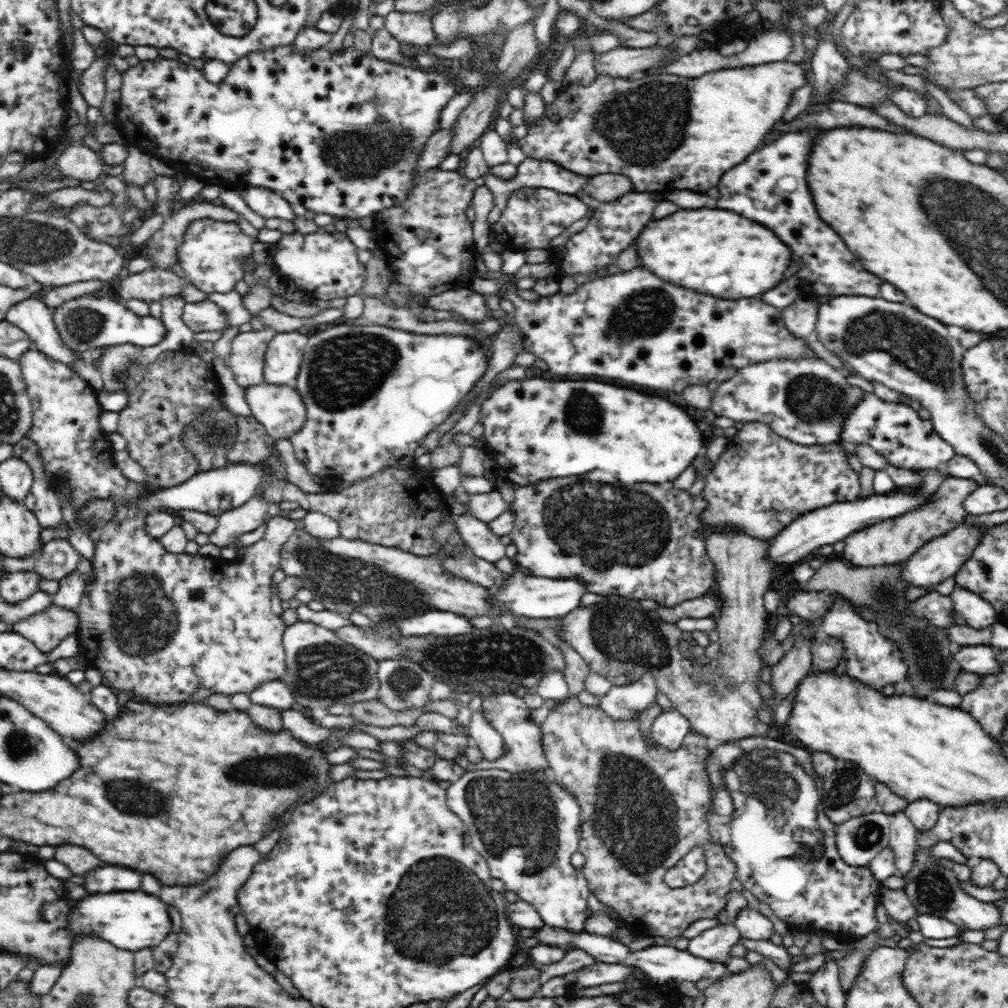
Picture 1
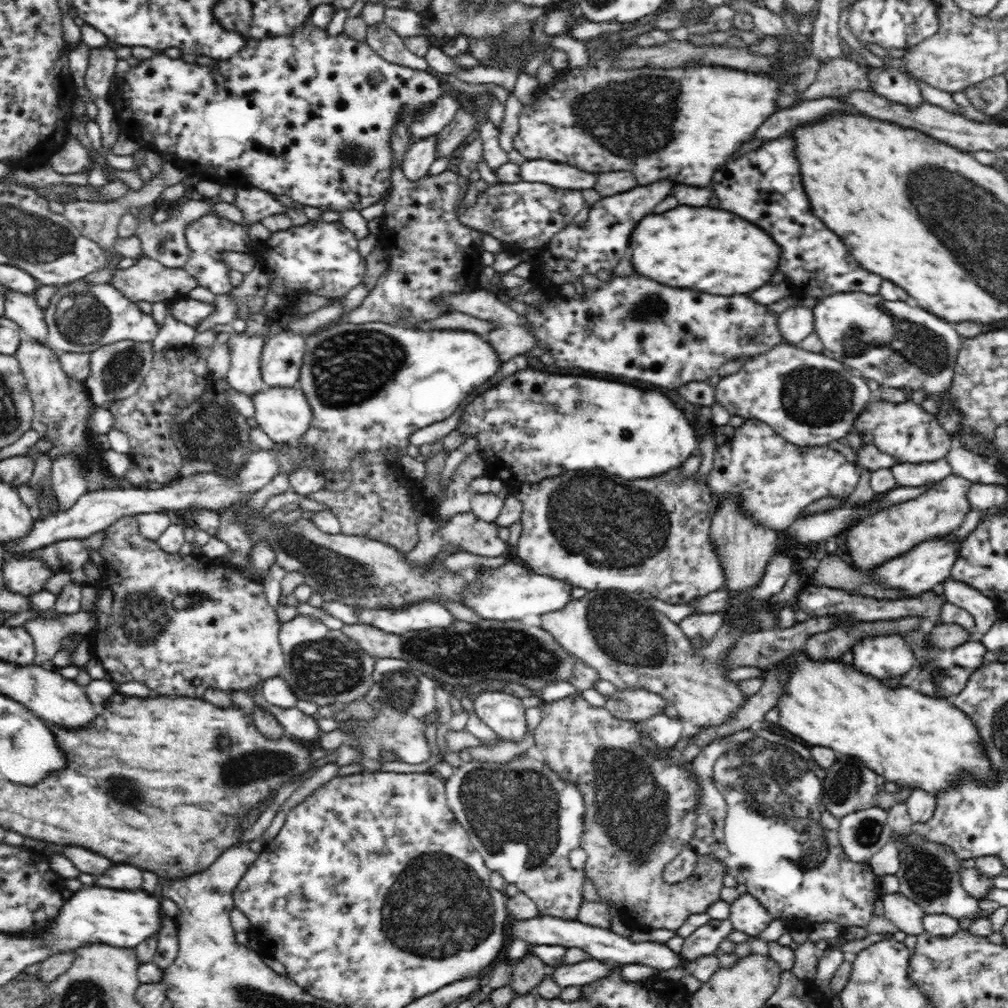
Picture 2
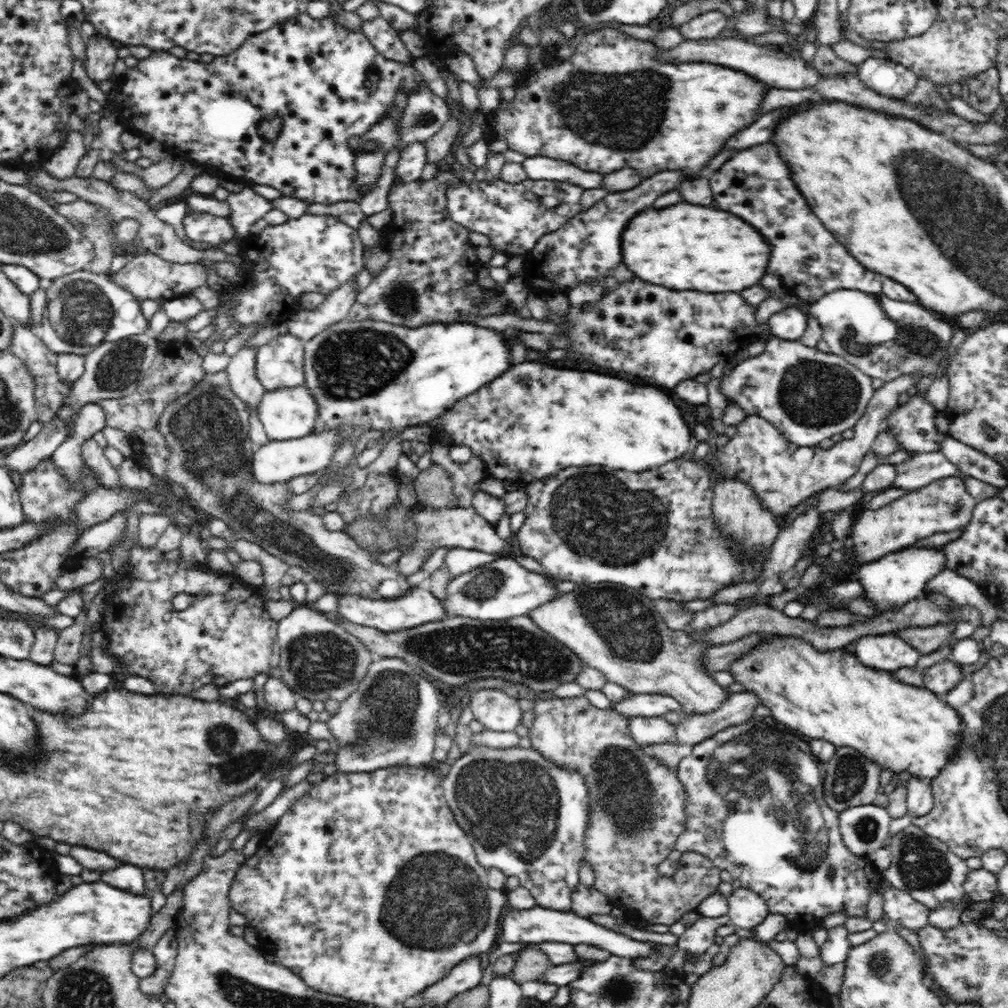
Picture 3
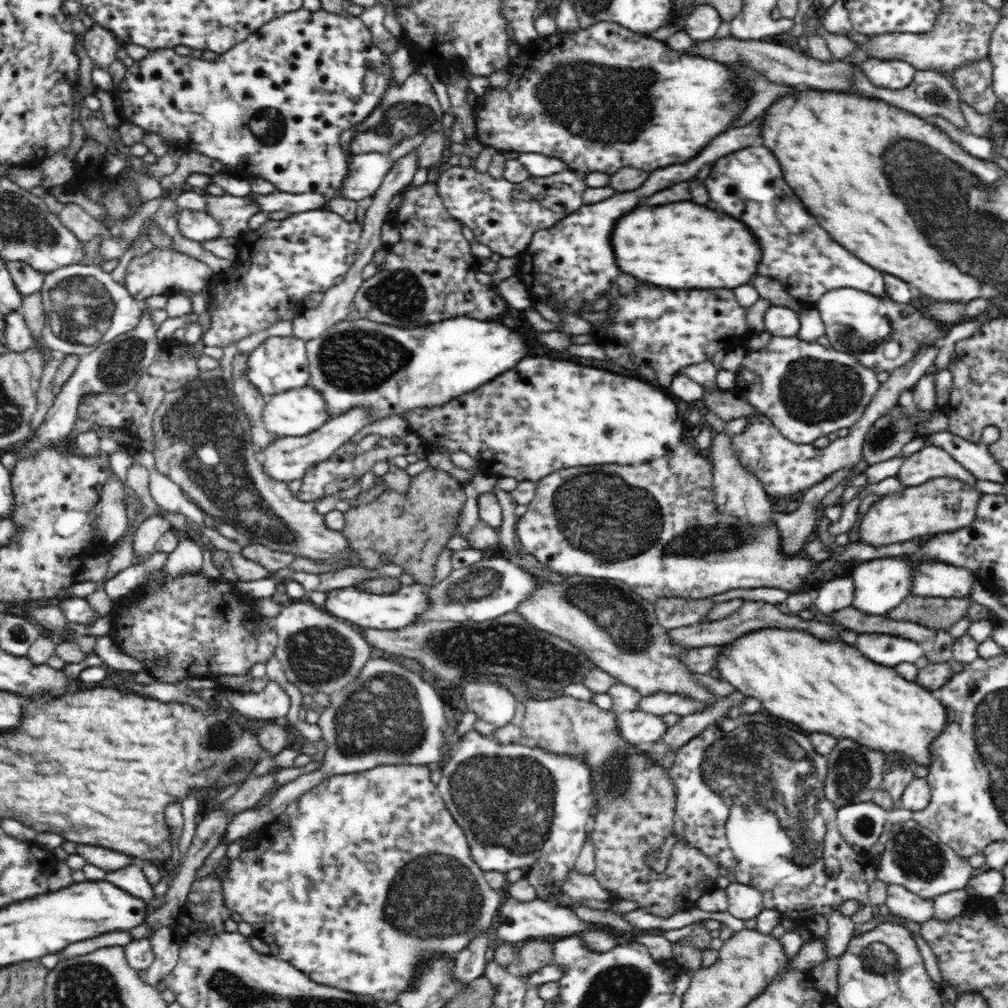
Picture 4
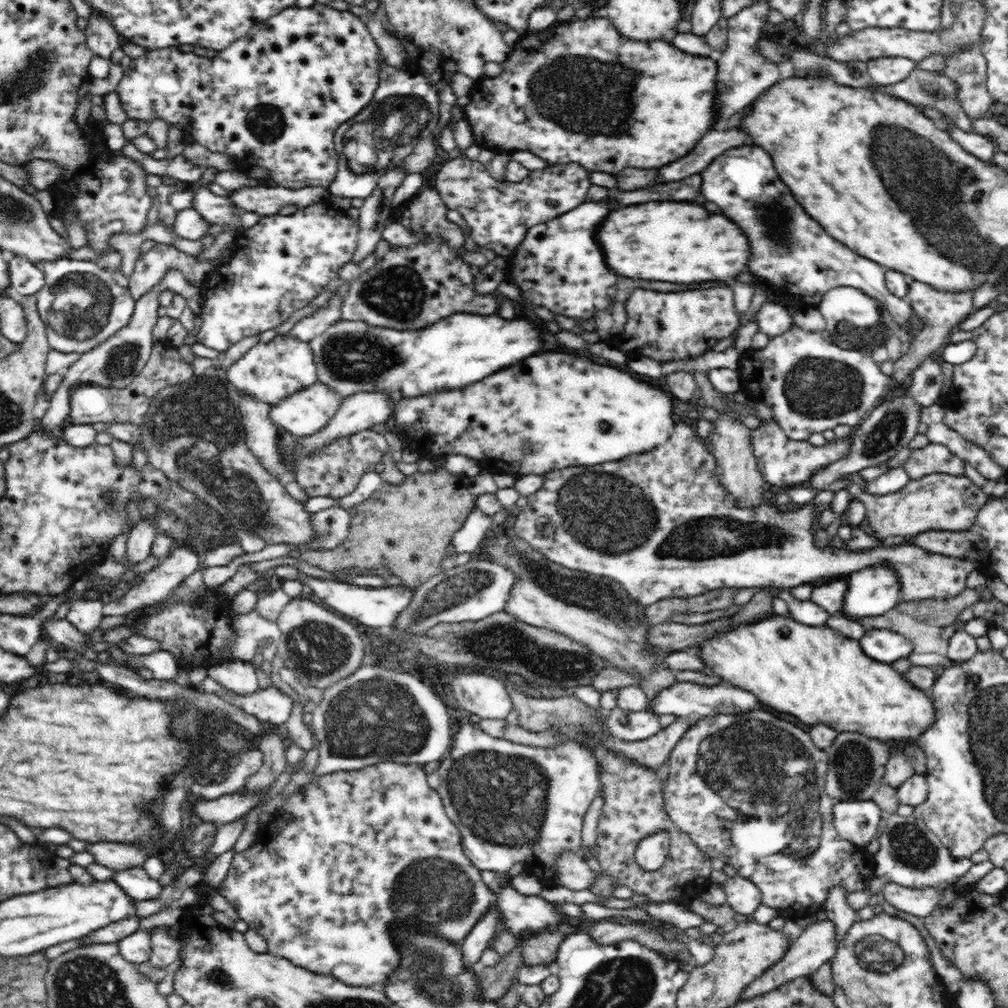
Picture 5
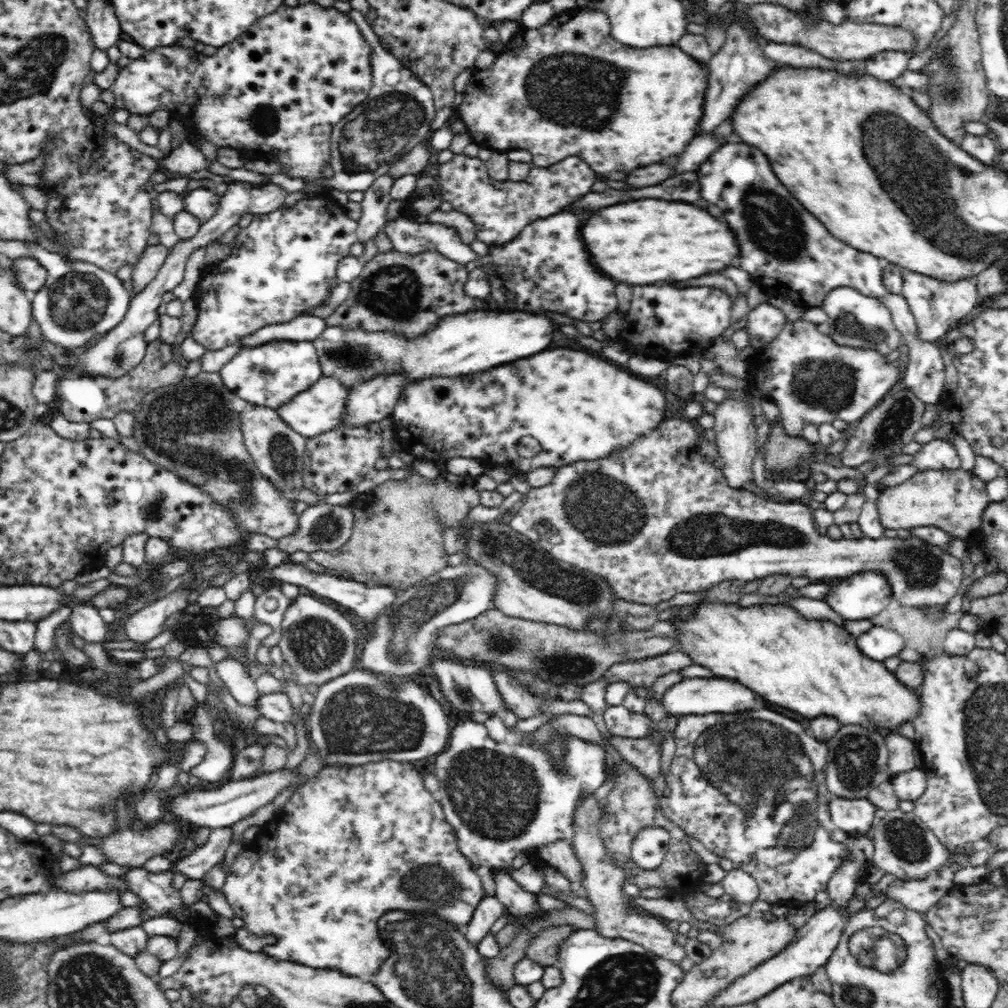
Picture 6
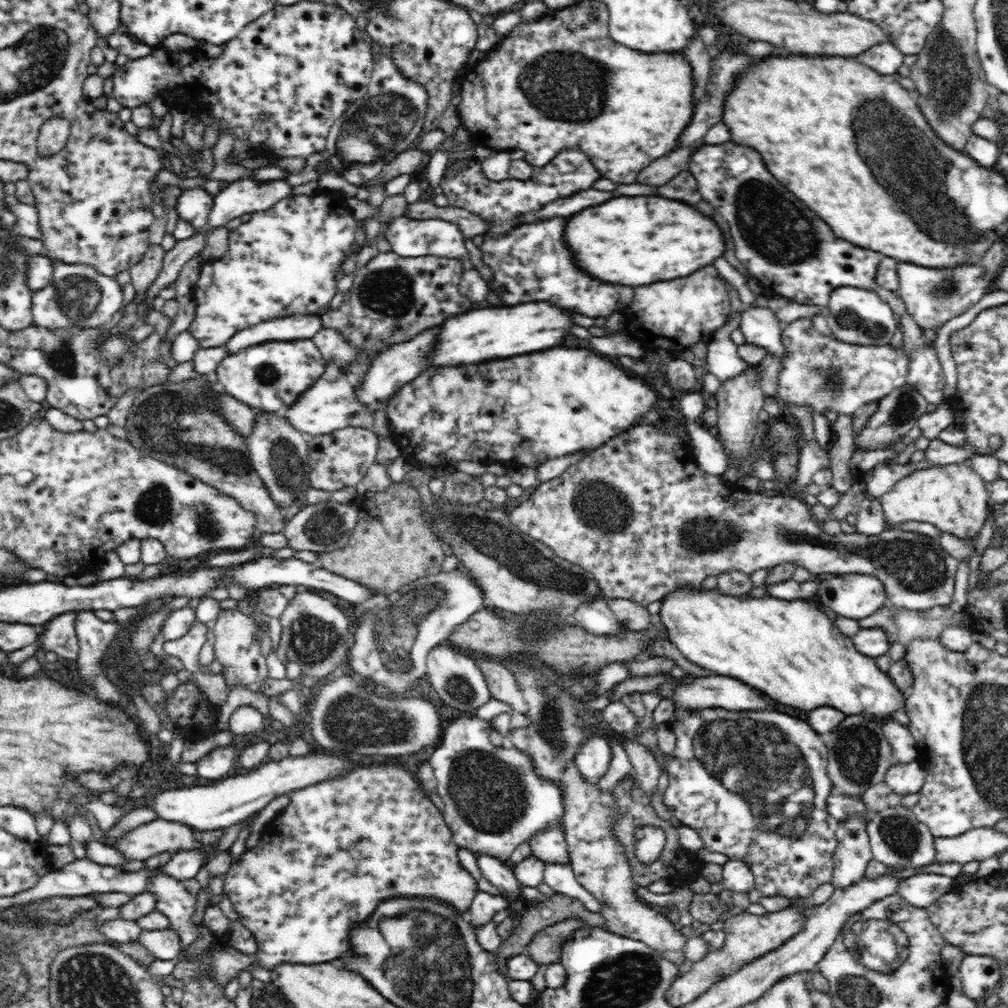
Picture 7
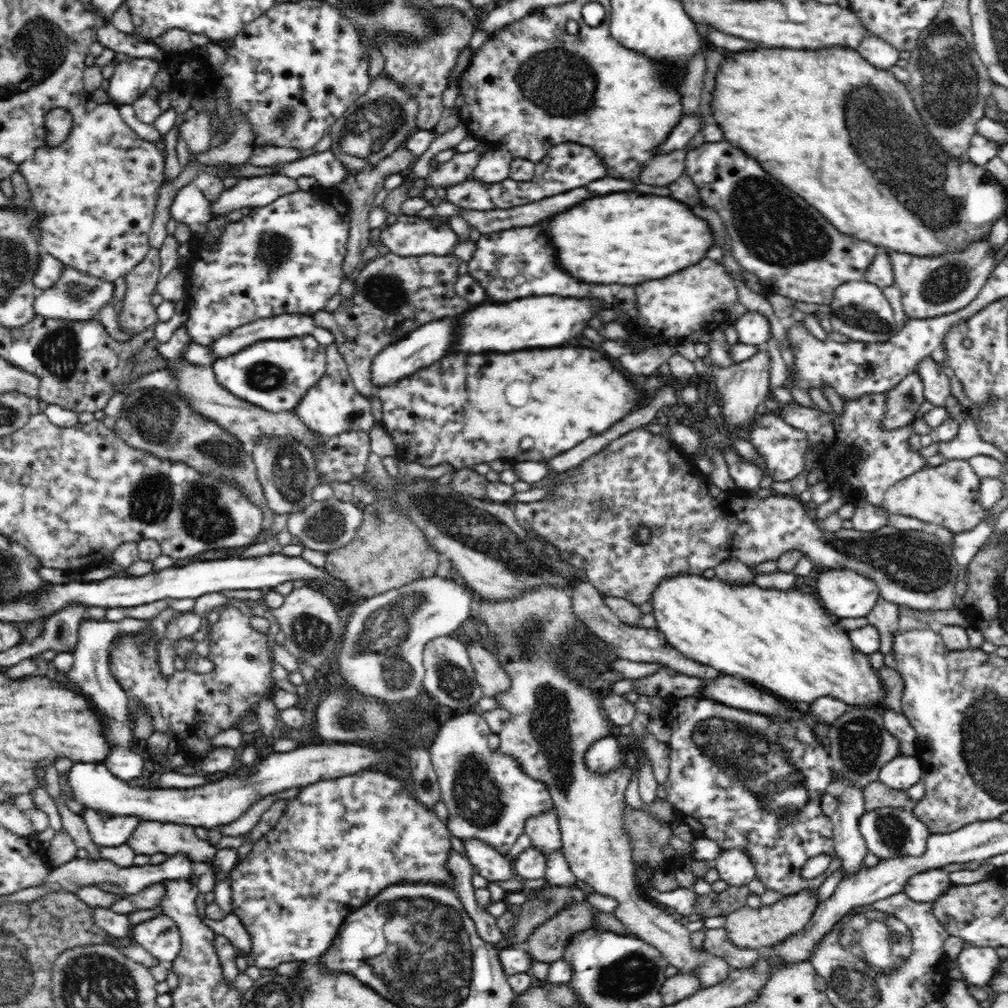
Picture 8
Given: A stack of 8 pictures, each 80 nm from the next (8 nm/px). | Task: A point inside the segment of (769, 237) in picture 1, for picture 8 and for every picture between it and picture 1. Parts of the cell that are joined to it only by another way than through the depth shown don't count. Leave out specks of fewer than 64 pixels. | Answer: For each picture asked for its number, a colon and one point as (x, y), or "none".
2: (704, 249)
3: (685, 247)
4: (682, 245)
5: (677, 242)
6: (642, 242)
7: (634, 241)
8: (598, 241)

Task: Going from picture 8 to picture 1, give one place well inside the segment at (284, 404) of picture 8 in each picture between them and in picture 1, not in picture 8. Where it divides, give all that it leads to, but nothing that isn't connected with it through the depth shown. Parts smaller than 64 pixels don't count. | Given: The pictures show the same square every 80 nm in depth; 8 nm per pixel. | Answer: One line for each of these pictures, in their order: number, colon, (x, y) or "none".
1: (283, 357)
2: (281, 360)
3: (279, 364)
4: (279, 364)
5: (270, 371)
6: (269, 375)
7: (270, 376)

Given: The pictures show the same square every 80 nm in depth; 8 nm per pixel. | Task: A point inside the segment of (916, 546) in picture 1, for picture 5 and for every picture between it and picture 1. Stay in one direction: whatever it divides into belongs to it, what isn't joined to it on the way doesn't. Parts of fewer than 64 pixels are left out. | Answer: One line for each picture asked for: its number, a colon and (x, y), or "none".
2: (892, 532)
3: (945, 505)
4: (943, 505)
5: (946, 502)

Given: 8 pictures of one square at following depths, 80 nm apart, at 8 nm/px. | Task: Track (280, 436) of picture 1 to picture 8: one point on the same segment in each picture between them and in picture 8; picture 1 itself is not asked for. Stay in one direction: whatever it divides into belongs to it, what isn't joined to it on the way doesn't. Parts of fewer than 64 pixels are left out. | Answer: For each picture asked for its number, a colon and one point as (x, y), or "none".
2: (284, 415)
3: (286, 414)
4: (297, 412)
5: (305, 412)
6: (313, 412)
7: (330, 404)
8: (332, 406)

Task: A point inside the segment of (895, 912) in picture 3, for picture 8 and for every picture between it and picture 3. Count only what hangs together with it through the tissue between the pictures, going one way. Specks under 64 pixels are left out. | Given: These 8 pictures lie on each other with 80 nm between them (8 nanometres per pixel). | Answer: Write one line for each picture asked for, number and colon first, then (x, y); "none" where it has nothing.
4: (902, 903)
5: (920, 903)
6: (920, 895)
7: (920, 890)
8: (926, 886)

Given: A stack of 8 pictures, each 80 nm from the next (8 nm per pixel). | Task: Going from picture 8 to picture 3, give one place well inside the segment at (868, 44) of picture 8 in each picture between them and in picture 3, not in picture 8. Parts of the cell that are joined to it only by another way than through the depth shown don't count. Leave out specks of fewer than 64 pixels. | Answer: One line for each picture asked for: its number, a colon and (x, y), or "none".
3: (895, 81)
4: (894, 75)
5: (887, 70)
6: (888, 65)
7: (886, 59)

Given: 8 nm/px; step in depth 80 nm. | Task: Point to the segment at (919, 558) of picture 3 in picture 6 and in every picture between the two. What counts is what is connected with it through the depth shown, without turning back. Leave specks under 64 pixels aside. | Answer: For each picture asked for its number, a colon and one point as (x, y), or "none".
4: (880, 585)
5: (872, 591)
6: (860, 596)

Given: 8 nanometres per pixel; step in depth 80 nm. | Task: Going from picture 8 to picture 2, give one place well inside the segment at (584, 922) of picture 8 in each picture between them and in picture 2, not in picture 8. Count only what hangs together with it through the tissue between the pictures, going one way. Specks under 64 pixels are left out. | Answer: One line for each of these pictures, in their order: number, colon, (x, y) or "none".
2: (529, 970)
3: (531, 964)
4: (533, 955)
5: (542, 949)
6: (543, 949)
7: (546, 948)

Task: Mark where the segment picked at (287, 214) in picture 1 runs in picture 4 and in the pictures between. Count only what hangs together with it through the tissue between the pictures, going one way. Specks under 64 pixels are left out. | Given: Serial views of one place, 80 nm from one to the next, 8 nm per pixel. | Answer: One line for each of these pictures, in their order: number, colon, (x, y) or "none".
2: (255, 204)
3: (246, 206)
4: (233, 213)

